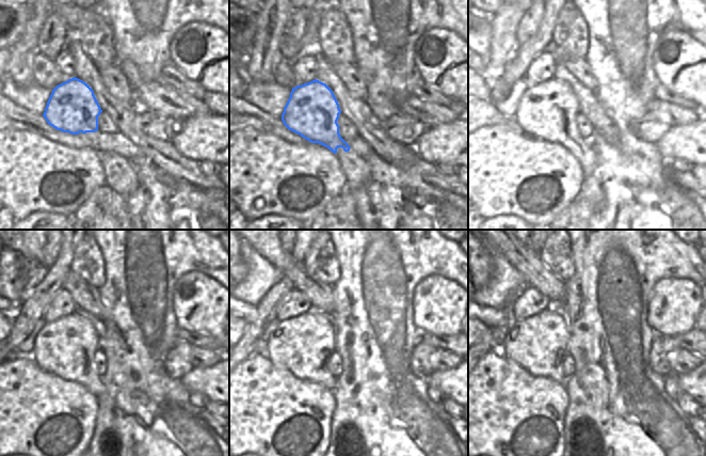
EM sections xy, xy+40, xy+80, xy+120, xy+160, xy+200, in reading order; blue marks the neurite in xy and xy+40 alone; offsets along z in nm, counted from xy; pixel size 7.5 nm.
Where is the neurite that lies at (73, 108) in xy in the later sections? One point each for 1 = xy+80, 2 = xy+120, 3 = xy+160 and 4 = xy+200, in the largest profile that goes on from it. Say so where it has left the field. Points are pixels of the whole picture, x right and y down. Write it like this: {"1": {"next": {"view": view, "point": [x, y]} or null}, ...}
{"1": {"next": {"view": "xy+80", "point": [547, 111]}}, "2": {"next": {"view": "xy+120", "point": [65, 347]}}, "3": {"next": {"view": "xy+160", "point": [303, 345]}}, "4": {"next": {"view": "xy+200", "point": [539, 344]}}}

